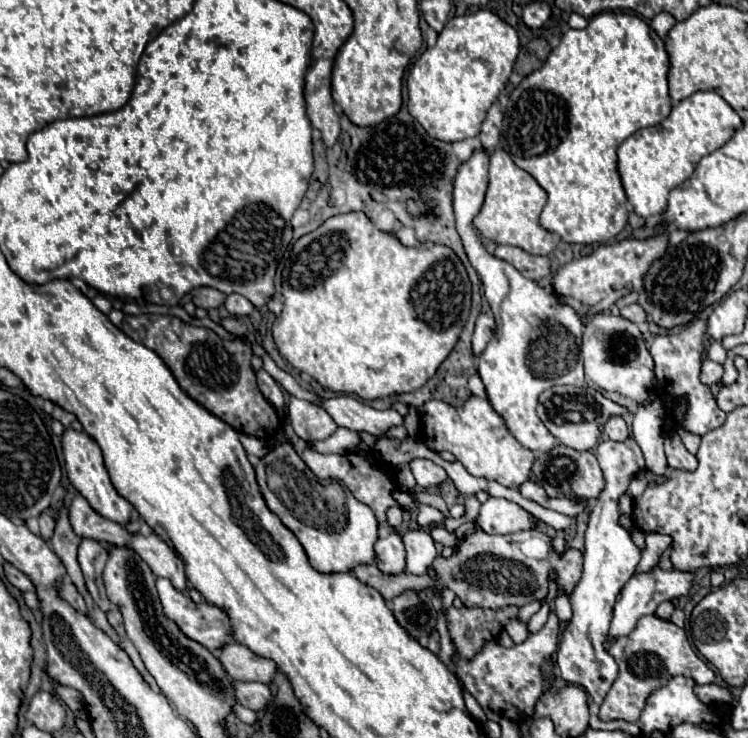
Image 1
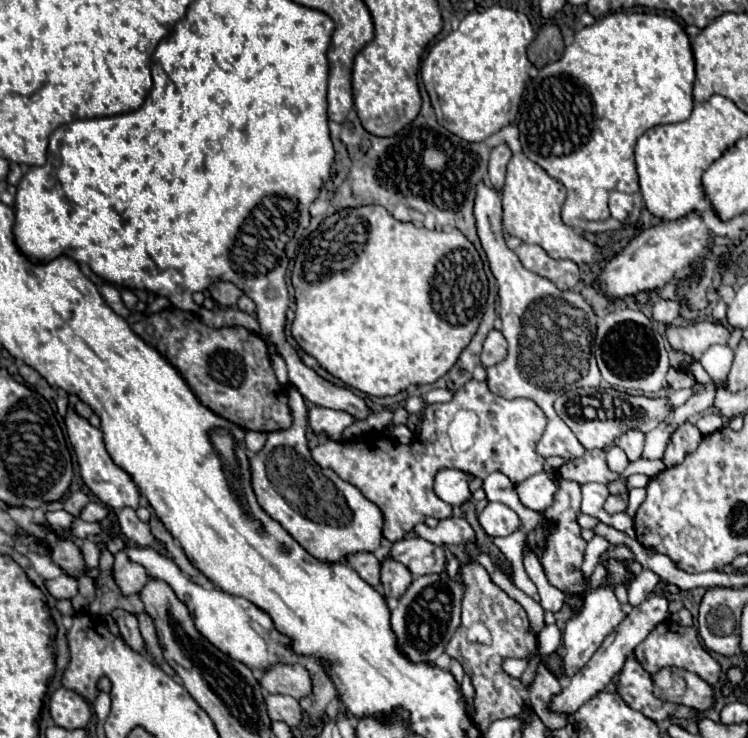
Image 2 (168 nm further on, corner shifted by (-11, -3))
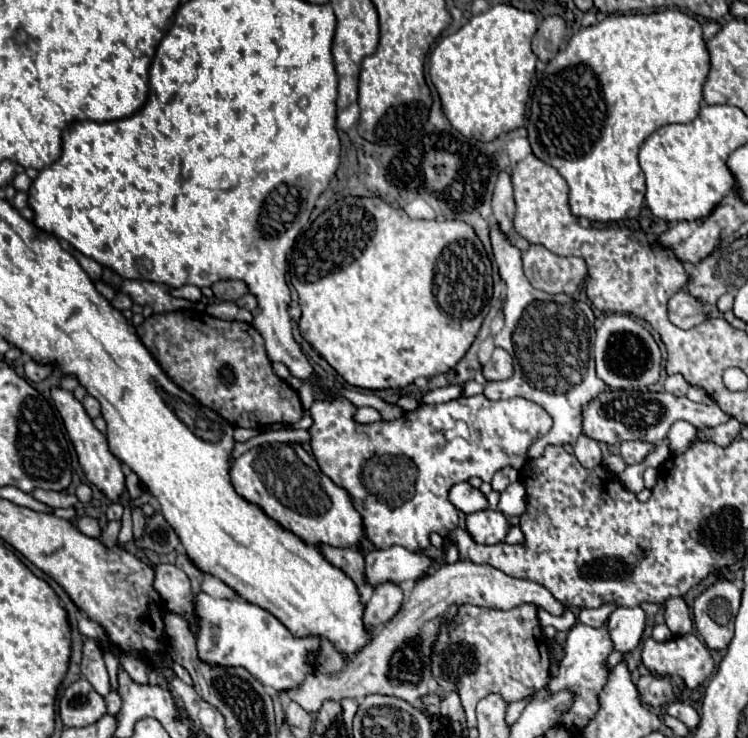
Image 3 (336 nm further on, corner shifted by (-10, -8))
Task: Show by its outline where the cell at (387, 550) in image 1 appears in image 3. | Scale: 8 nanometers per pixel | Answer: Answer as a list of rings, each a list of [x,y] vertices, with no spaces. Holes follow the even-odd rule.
[[[383,583],[383,585],[375,587],[373,597],[365,605],[365,615],[363,615],[365,629],[373,633],[385,621],[395,617],[395,613],[401,607],[401,601],[403,601],[403,591],[401,591],[399,585],[395,585],[395,583]]]

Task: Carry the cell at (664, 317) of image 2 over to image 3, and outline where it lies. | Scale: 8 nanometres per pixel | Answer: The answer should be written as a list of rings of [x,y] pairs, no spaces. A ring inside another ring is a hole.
[[[679,291],[669,301],[669,319],[681,329],[691,329],[703,323],[707,319],[707,313],[703,311],[703,303],[699,299],[691,297],[685,291]]]

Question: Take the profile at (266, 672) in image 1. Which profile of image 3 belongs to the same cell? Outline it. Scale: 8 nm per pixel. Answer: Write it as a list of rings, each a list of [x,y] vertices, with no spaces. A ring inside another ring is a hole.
[[[457,561],[455,565],[445,563],[441,569],[415,583],[409,601],[391,621],[387,621],[387,625],[373,633],[369,643],[350,656],[347,669],[331,675],[313,671],[307,675],[303,687],[287,691],[285,695],[297,701],[307,713],[317,713],[327,697],[353,697],[361,701],[367,693],[381,693],[409,701],[431,719],[433,715],[423,703],[423,697],[429,693],[427,683],[431,679],[431,645],[443,619],[453,617],[463,603],[483,603],[483,607],[491,609],[513,609],[523,603],[533,603],[551,615],[563,615],[567,611],[567,607],[557,601],[549,589],[535,581],[509,577],[491,565],[471,565],[469,561]]]

